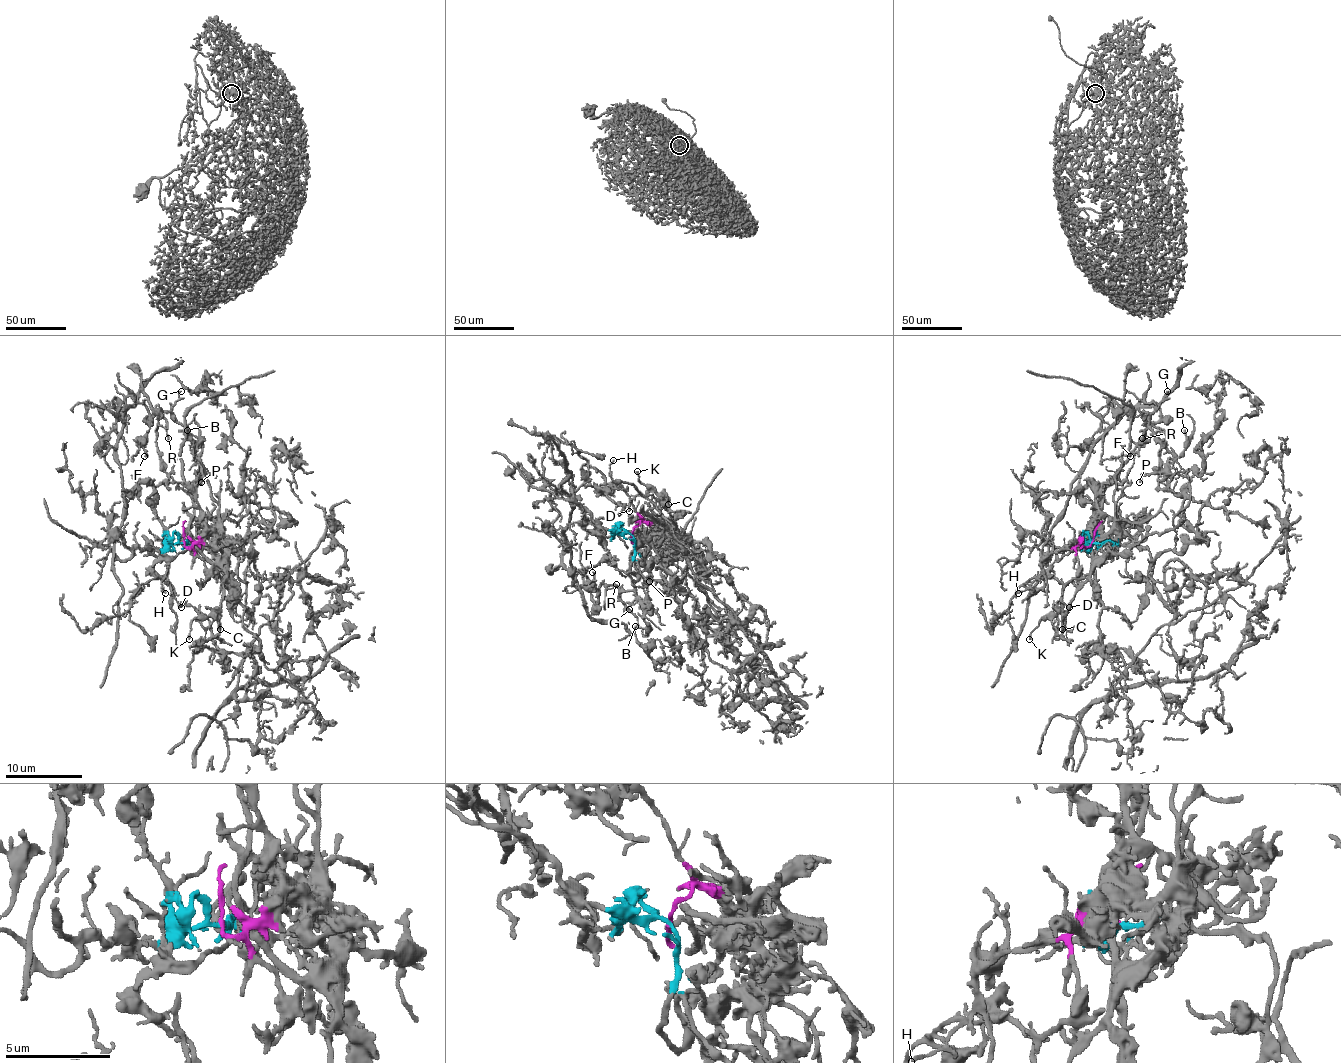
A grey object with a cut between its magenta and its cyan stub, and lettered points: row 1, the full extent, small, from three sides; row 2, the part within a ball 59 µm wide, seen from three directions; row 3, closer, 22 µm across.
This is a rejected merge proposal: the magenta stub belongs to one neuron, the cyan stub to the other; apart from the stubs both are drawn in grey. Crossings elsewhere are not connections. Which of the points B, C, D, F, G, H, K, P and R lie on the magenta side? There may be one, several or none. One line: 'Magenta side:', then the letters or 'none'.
Magenta side: C, D, H, K

